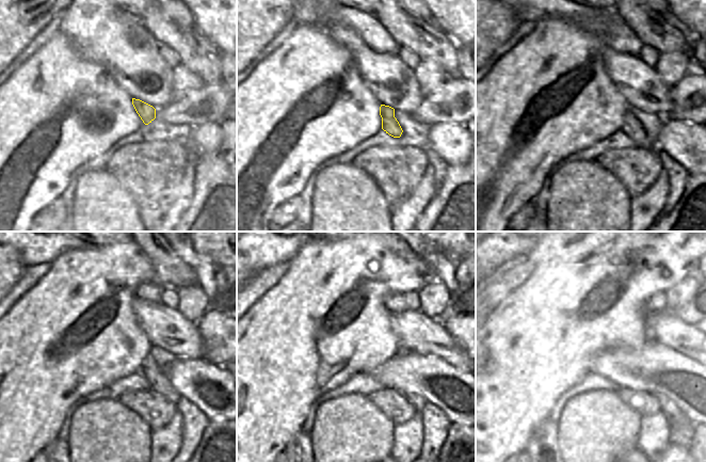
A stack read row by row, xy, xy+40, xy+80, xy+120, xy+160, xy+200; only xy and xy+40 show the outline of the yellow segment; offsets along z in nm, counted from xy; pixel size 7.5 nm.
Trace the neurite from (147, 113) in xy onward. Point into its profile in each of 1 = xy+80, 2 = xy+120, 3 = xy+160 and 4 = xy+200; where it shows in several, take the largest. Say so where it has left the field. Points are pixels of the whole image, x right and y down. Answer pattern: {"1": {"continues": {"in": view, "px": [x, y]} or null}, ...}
{"1": {"continues": {"in": "xy+80", "px": [630, 127]}}, "2": {"continues": {"in": "xy+120", "px": [156, 375]}}, "3": {"continues": {"in": "xy+160", "px": [417, 400]}}, "4": {"continues": {"in": "xy+200", "px": [674, 415]}}}

